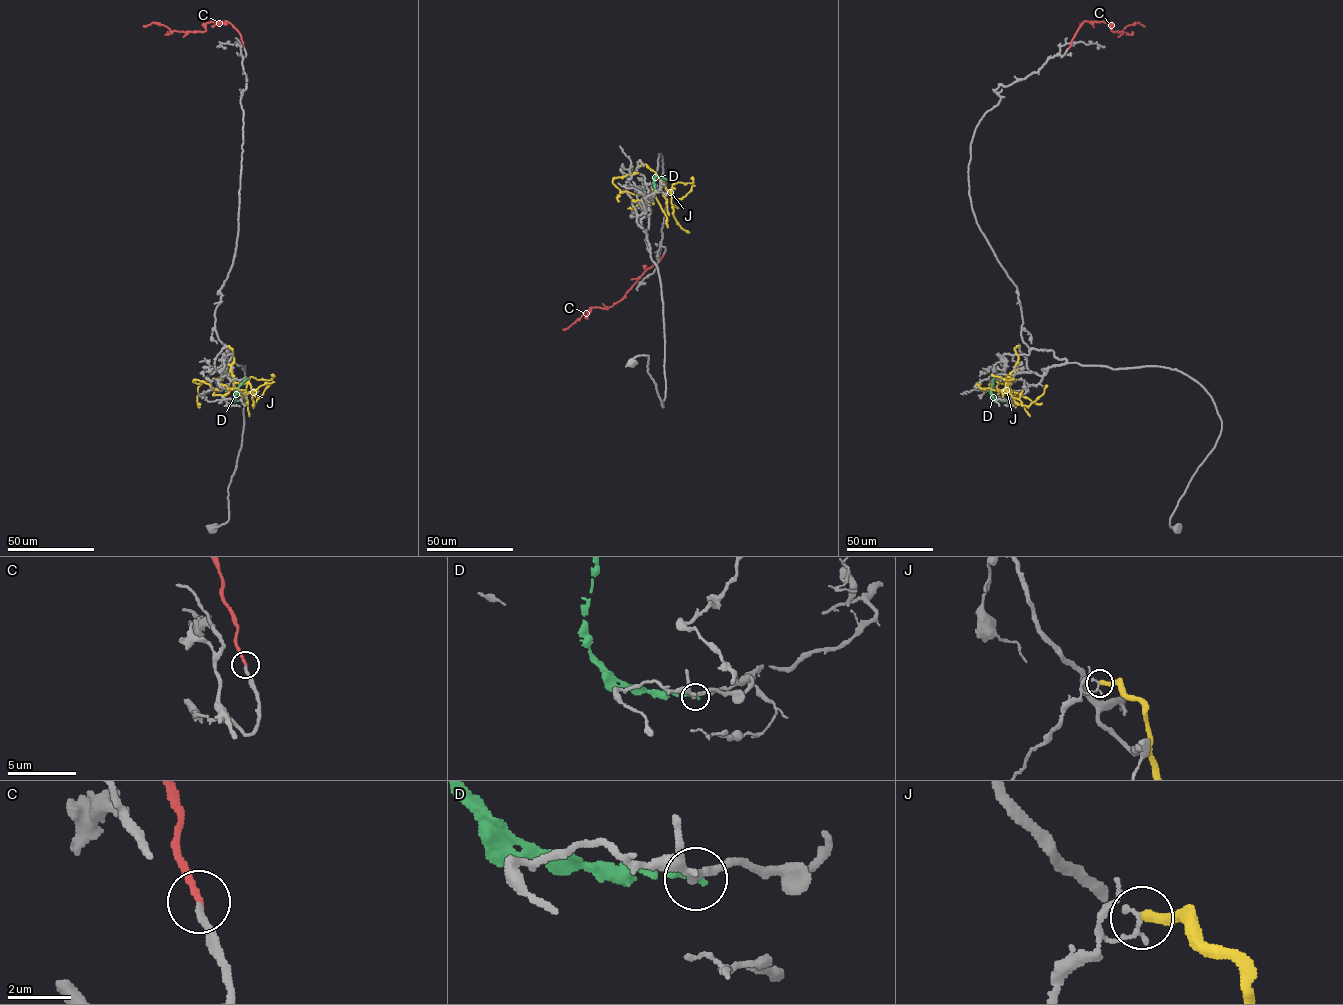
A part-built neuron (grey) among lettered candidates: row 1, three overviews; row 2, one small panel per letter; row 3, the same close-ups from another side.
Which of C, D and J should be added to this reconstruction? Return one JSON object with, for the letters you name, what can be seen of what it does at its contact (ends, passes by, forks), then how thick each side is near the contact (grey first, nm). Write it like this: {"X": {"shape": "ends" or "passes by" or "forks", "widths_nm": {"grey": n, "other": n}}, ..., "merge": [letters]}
{"C": {"shape": "ends", "widths_nm": {"grey": 240, "other": 200}}, "merge": ["C"]}

